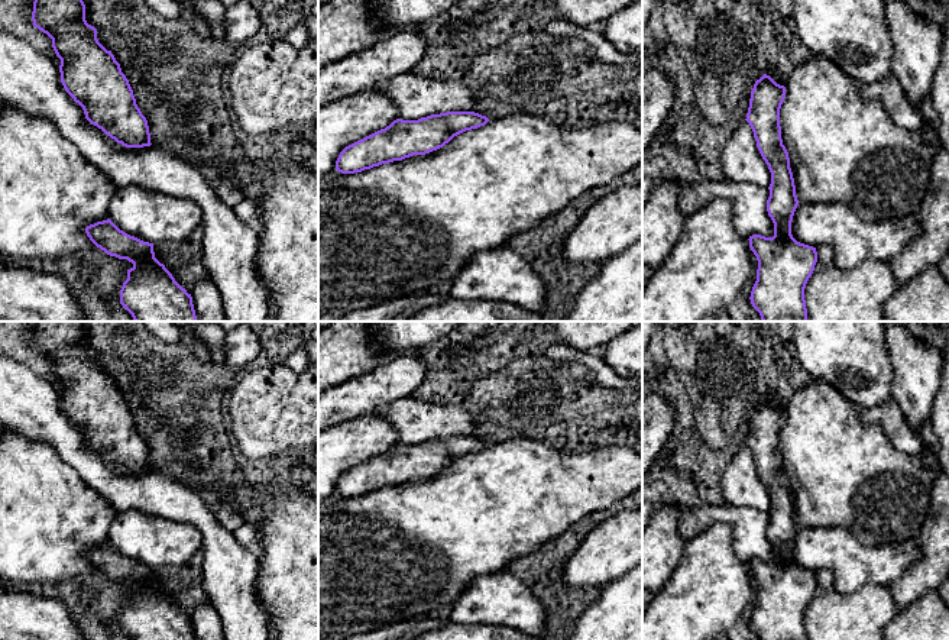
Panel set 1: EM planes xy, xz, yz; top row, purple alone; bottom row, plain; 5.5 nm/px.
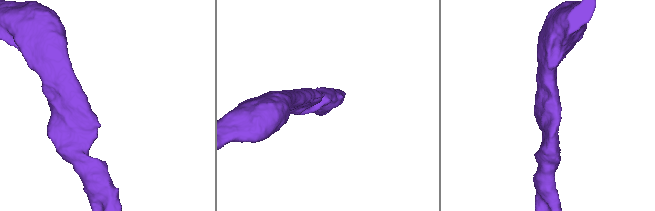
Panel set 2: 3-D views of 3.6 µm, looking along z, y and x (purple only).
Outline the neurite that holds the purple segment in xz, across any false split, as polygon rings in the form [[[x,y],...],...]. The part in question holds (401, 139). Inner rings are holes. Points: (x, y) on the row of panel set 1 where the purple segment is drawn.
[[[407,72],[382,84],[379,91],[393,101],[398,119],[346,146],[336,161],[341,174],[430,153],[454,136],[489,122],[477,111],[470,90],[461,81]]]

